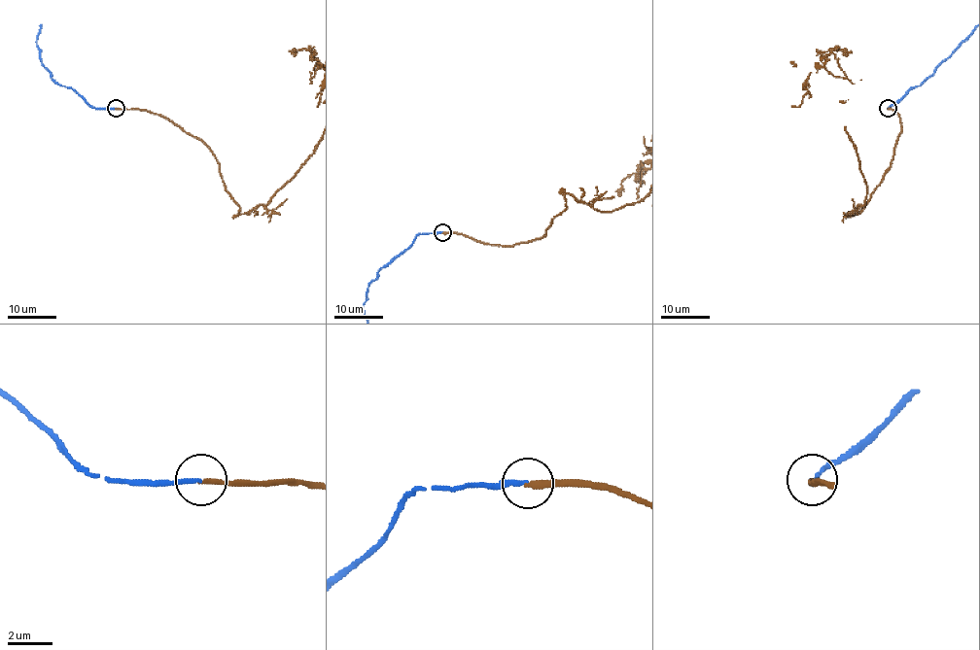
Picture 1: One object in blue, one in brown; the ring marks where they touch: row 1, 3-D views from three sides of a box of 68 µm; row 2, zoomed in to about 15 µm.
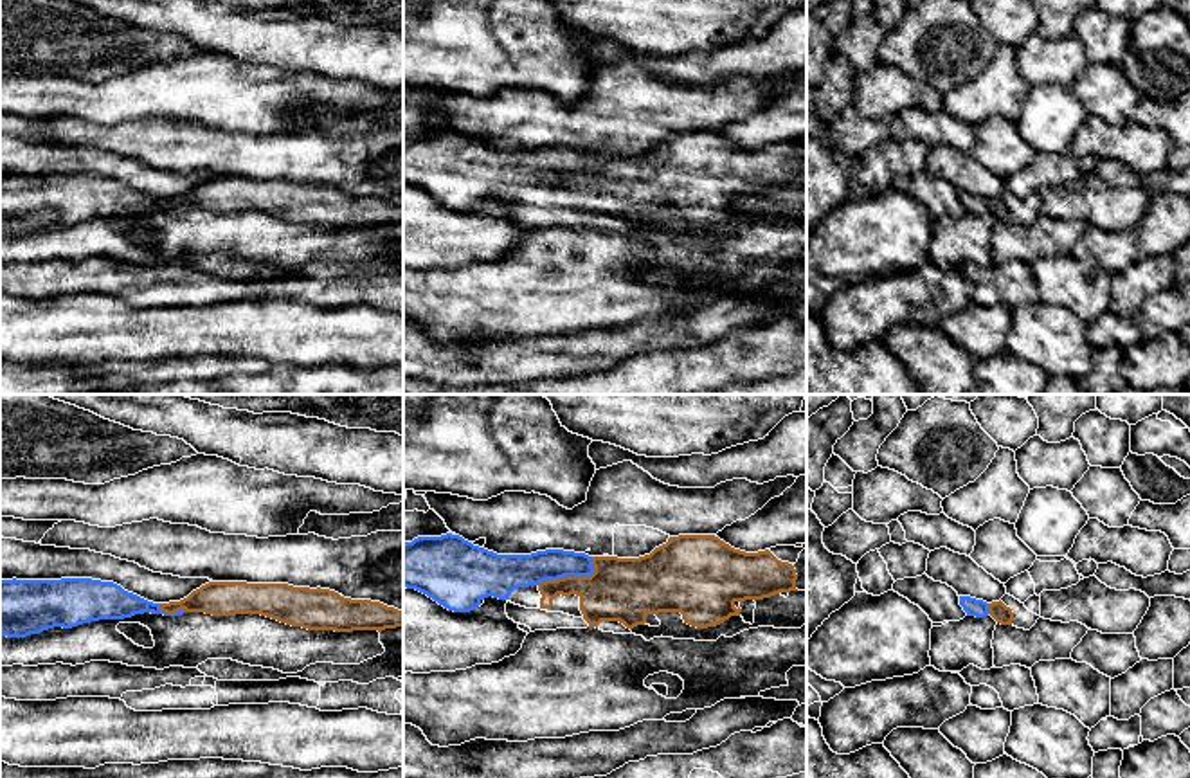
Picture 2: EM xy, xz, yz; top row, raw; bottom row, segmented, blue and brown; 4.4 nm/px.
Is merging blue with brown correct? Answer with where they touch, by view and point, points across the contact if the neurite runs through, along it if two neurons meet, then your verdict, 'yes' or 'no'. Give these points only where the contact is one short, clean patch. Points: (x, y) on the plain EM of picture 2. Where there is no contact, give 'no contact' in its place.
contact xz (571, 171); way xz (515, 168), (562, 168), (571, 171), (620, 186); yes

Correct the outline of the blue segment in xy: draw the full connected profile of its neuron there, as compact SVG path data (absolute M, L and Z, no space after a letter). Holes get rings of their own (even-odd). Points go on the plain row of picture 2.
M92 175L0 176L0 231L27 234L99 216L135 211L212 213L261 211L308 227L385 227L403 223L403 209L371 196L344 194L329 185L288 180L209 178L187 194L153 200L113 178Z

